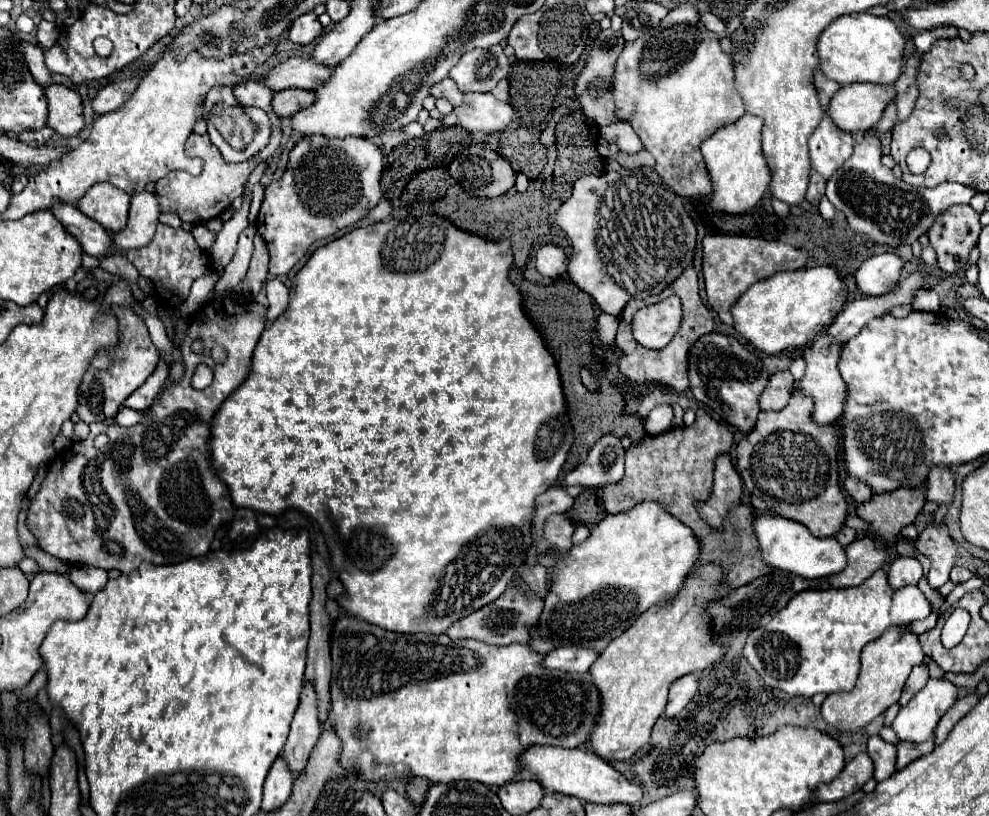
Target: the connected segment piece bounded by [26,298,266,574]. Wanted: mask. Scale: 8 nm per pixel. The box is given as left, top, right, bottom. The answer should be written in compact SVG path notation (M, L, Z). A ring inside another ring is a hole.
M224 298L222 302L208 304L198 316L194 316L188 334L182 340L182 358L186 364L184 378L164 388L164 392L158 396L154 406L144 414L144 420L140 424L130 428L122 428L118 424L106 426L104 422L90 424L90 434L86 440L74 442L70 448L56 454L44 482L40 484L38 494L32 498L28 508L26 524L36 536L42 550L70 564L98 566L104 570L116 568L124 574L136 570L140 562L168 564L178 558L184 558L186 552L188 558L198 558L210 550L218 526L234 518L234 504L228 486L222 480L218 480L210 466L210 422L220 404L246 380L250 372L250 358L254 346L266 326L264 314L266 308L256 302L238 304L230 298ZM194 340L202 342L202 354L196 354L192 350ZM216 344L228 350L228 358L224 364L216 364L210 358L208 350L212 350L212 346ZM198 362L208 364L214 372L214 380L206 390L194 390L190 384L190 378ZM100 432L106 432L110 438L110 442L102 450L94 448L92 444L94 436ZM112 456L122 456L122 472Z

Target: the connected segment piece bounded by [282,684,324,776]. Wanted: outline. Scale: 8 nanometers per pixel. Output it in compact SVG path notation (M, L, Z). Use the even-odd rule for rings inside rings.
M304 684L302 694L300 694L300 706L294 714L292 730L282 750L282 756L288 762L294 776L298 776L304 770L308 756L312 748L316 746L316 742L320 740L322 732L324 728L318 724L316 692L312 690L310 684Z

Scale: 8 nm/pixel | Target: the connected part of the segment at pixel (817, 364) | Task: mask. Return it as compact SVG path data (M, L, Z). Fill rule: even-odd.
M824 334L816 340L812 340L806 348L804 348L804 360L806 360L806 376L796 382L796 386L792 390L802 390L802 394L808 394L814 398L814 420L818 424L828 424L828 422L834 422L842 412L844 412L844 398L848 396L848 388L846 388L846 382L842 380L840 376L840 370L838 370L838 360L840 360L840 352L842 352L842 344Z

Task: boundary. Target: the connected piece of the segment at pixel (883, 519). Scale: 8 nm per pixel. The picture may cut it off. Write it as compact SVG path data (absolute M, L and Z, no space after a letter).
M900 486L892 492L872 494L870 500L858 506L858 516L870 522L870 534L876 534L882 542L894 544L904 526L912 524L920 514L926 494L926 486Z

